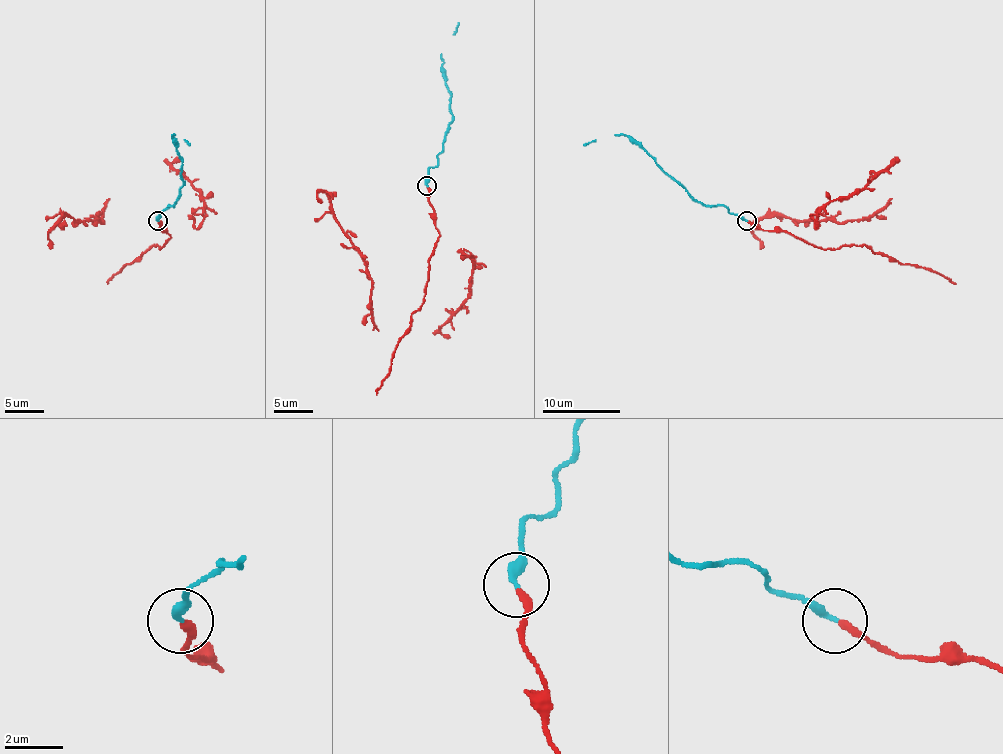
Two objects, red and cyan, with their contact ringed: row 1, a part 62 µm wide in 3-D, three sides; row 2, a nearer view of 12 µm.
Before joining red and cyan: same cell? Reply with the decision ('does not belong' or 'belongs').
belongs

